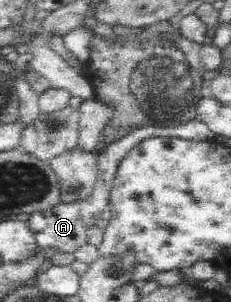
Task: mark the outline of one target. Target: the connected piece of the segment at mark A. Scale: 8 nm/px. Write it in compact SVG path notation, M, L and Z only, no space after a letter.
M198 117L192 121L185 122L176 127L152 127L144 126L133 130L132 133L127 133L111 145L109 145L98 157L98 175L93 186L91 194L85 200L75 201L72 204L59 203L52 207L47 207L42 211L33 211L29 215L27 221L29 229L35 236L38 247L54 248L60 253L75 253L81 246L87 244L86 231L99 227L103 230L109 225L109 220L112 216L112 210L109 208L109 198L113 182L117 172L117 166L123 163L125 154L133 148L137 143L143 142L145 138L151 137L175 136L183 140L196 140L203 142L214 137L214 132Z

